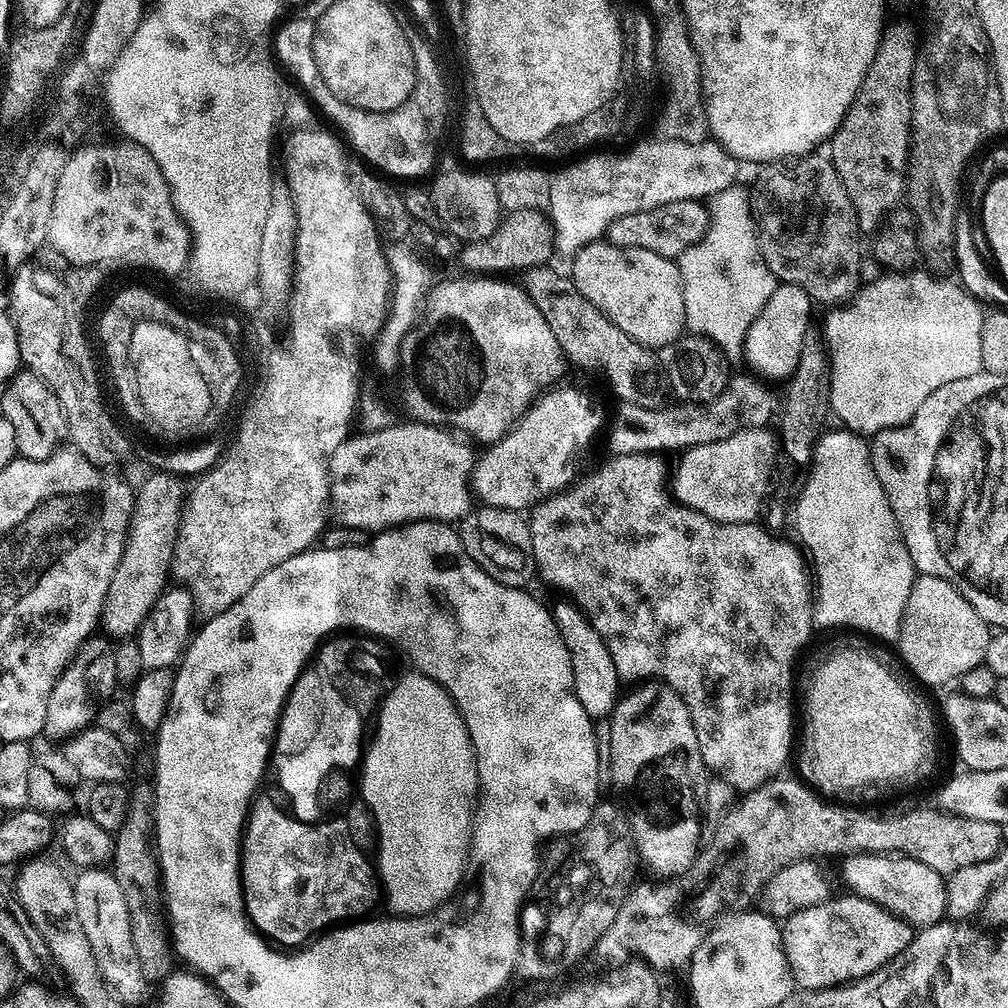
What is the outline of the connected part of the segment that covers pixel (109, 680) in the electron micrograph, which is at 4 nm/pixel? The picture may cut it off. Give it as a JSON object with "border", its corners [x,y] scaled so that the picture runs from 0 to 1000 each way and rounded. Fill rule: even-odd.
{"border":[[[88,633],[79,640],[71,656],[63,662],[63,667],[54,677],[54,685],[50,685],[50,692],[46,696],[46,716],[44,726],[56,730],[59,726],[74,728],[82,726],[94,715],[97,700],[116,686],[113,653],[106,634]]]}

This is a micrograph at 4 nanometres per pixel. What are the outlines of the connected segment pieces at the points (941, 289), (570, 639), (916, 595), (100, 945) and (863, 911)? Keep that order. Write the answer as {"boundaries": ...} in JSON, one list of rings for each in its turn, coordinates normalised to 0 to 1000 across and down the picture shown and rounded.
{"boundaries":[[[[909,268],[904,272],[877,272],[865,281],[858,281],[840,302],[826,305],[822,309],[825,311],[817,317],[815,336],[820,344],[821,359],[825,366],[825,378],[821,388],[823,409],[826,414],[830,413],[837,420],[834,422],[840,428],[850,431],[868,431],[880,425],[892,425],[900,421],[909,412],[911,403],[915,403],[915,399],[919,399],[919,395],[923,395],[923,391],[927,391],[927,387],[938,383],[938,379],[950,379],[950,375],[968,373],[976,365],[974,359],[974,323],[976,322],[977,311],[972,310],[971,304],[973,305],[973,303],[951,281],[943,282],[942,279],[937,278],[940,276],[930,276],[920,269],[917,269],[918,271],[913,269]]],[[[553,606],[551,613],[556,621],[558,637],[562,637],[562,645],[565,645],[565,661],[569,665],[567,684],[573,696],[577,696],[577,704],[581,704],[581,708],[591,716],[606,711],[617,687],[617,676],[613,665],[609,665],[609,657],[605,653],[605,645],[601,645],[601,637],[597,637],[593,625],[589,625],[578,610],[571,609],[571,612],[567,612]]],[[[916,569],[906,574],[893,618],[891,640],[898,661],[915,678],[948,677],[966,662],[975,660],[981,630],[981,620],[942,577]]],[[[106,860],[85,861],[74,866],[75,906],[77,915],[81,915],[81,923],[85,923],[85,931],[93,942],[93,954],[97,954],[97,962],[105,978],[124,998],[135,996],[143,988],[143,968],[145,961],[139,957],[137,946],[133,942],[133,931],[129,923],[129,907],[125,903],[125,891],[121,891],[121,883],[114,869]]],[[[848,887],[828,888],[819,895],[792,903],[777,914],[778,945],[787,973],[795,981],[826,980],[870,964],[907,937],[907,922],[875,899]]]]}

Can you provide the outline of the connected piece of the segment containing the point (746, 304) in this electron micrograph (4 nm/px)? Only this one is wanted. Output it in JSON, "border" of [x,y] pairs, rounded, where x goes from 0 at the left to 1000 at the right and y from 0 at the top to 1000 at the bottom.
{"border":[[[735,185],[716,188],[705,195],[702,207],[702,227],[692,241],[685,244],[673,256],[675,275],[681,300],[682,328],[706,337],[723,359],[738,351],[738,336],[756,304],[764,300],[764,292],[772,285],[770,273],[762,267],[754,251],[754,236],[746,209],[744,190]]]}

